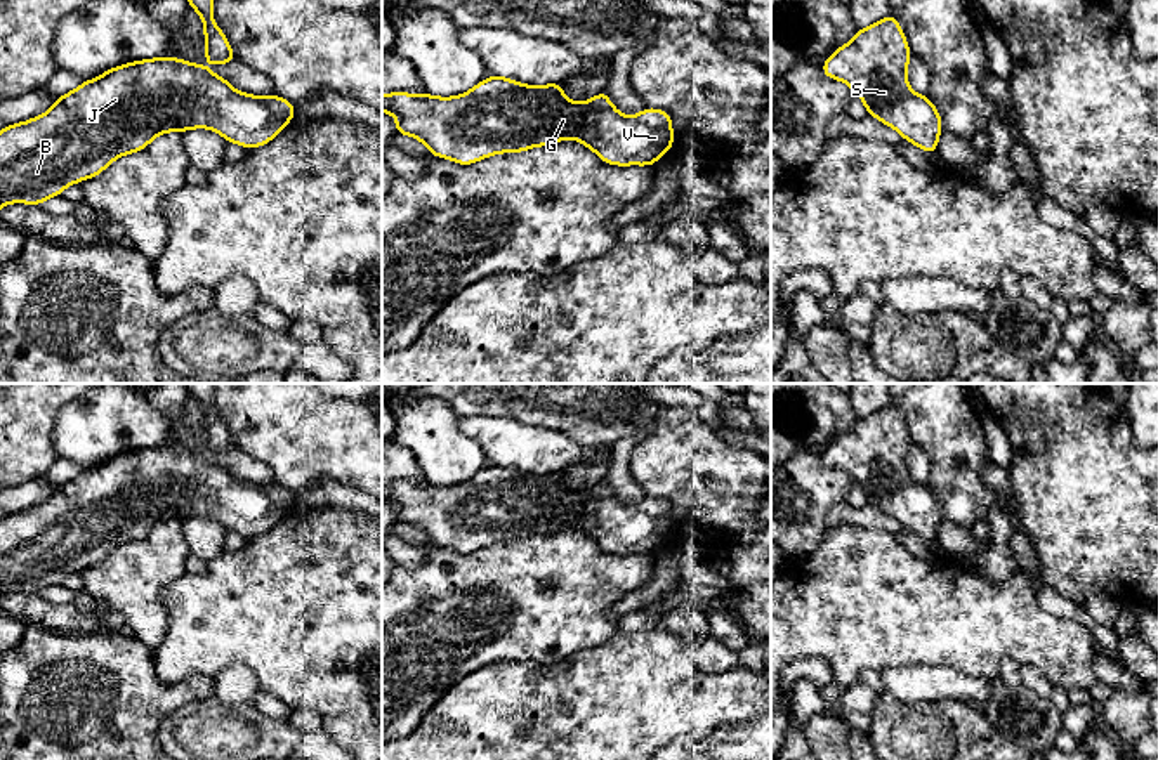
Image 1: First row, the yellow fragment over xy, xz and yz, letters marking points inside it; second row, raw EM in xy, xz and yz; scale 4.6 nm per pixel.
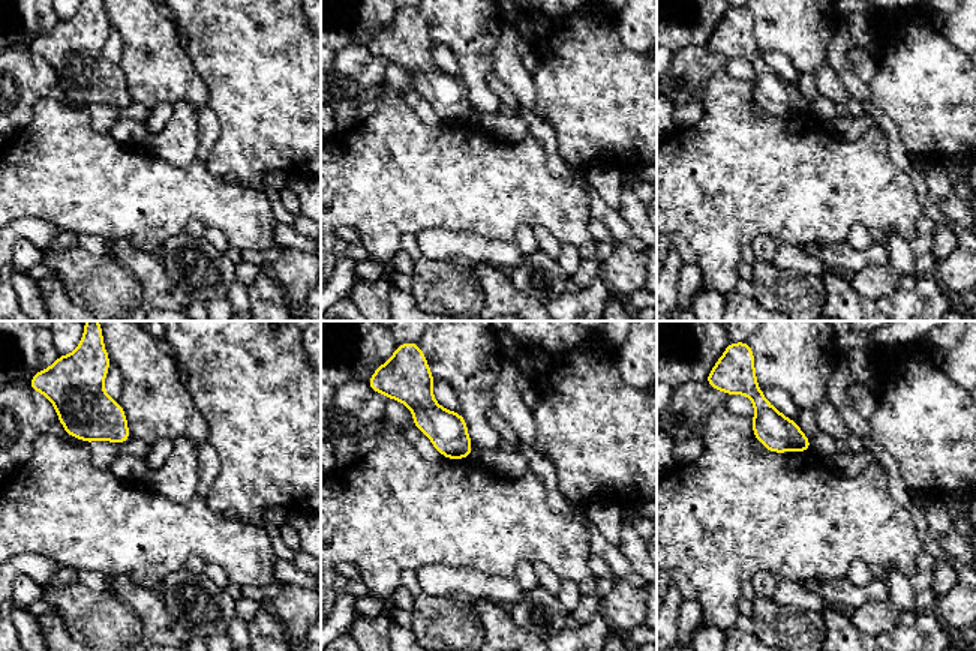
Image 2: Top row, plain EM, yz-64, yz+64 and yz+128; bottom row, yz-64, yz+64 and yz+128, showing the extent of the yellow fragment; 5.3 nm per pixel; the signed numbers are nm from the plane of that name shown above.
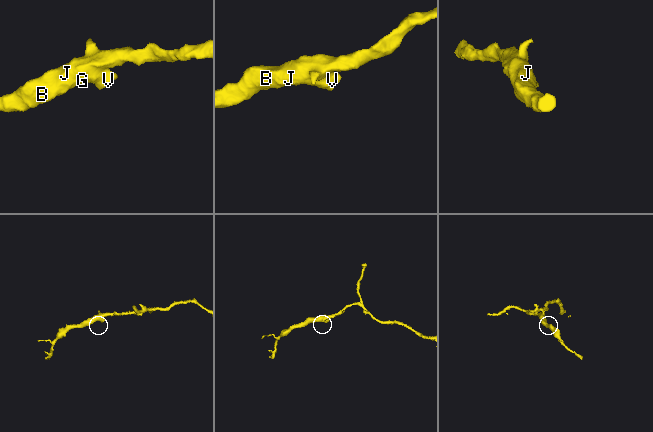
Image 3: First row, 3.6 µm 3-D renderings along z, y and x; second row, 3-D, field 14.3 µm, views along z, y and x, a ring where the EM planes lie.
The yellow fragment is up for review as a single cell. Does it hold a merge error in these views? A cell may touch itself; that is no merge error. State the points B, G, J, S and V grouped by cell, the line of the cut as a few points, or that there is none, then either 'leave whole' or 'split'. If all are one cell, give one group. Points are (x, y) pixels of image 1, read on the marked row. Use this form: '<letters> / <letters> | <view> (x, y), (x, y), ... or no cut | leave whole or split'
B G J S V | no cut | leave whole

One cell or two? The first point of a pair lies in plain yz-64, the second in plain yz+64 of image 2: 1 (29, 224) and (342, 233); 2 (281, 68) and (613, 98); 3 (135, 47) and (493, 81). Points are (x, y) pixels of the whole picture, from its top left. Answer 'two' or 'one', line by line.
1: one
2: one
3: two

